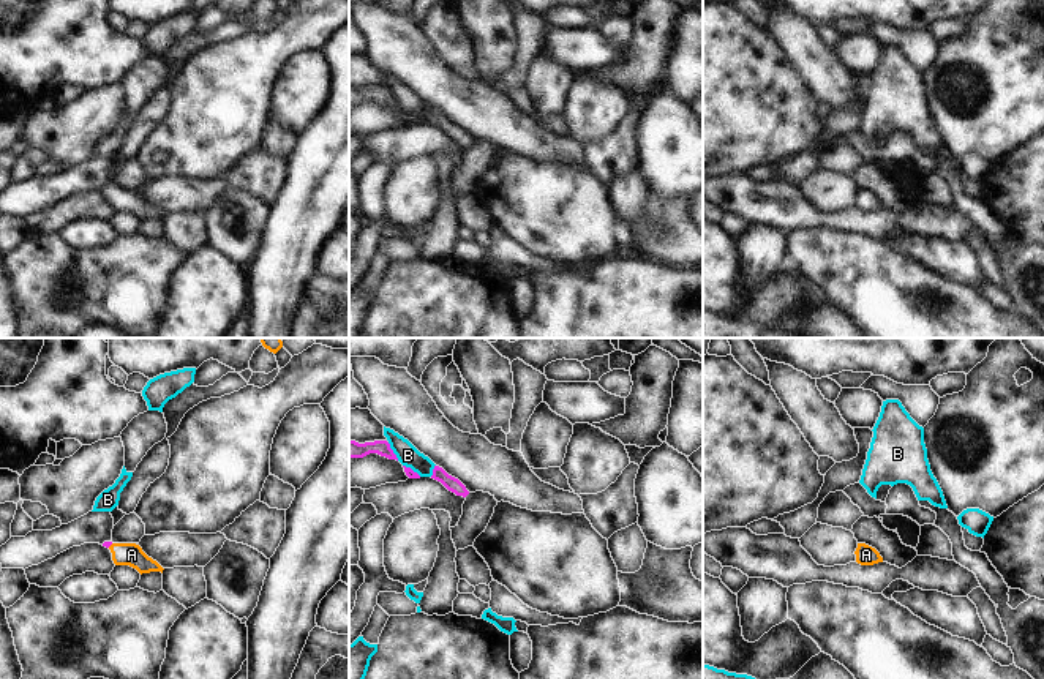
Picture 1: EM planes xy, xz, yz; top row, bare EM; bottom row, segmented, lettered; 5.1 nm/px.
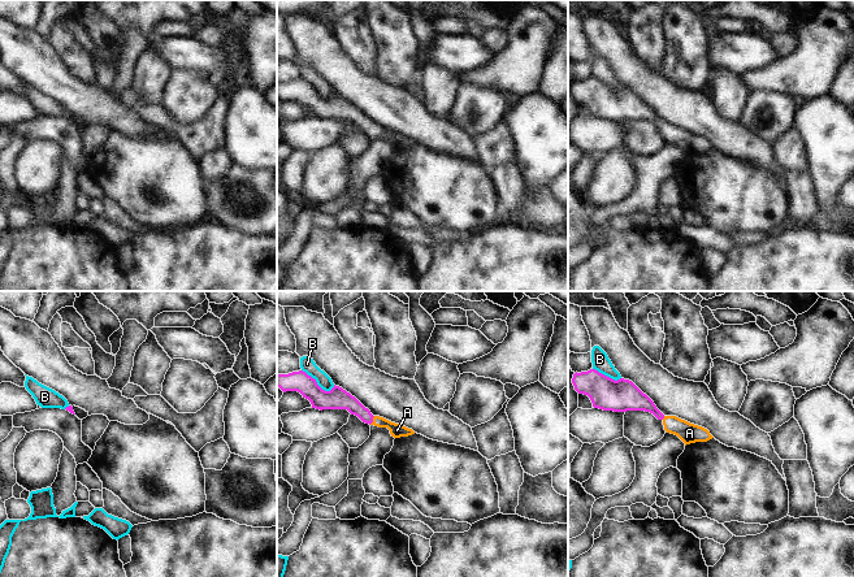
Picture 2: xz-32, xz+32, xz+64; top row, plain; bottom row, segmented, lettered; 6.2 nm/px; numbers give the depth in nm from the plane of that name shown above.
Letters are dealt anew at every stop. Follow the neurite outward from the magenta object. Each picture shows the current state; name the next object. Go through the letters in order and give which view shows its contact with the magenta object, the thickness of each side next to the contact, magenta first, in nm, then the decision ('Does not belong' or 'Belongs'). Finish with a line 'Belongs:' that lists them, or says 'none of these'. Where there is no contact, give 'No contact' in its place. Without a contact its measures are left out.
A: Touches magenta in xy. Thickness 30 nm (magenta) against 120 nm. Belongs
B: Touches magenta in xz. Thickness 100 nm (magenta) against 110 nm. Does not belong
Belongs: A

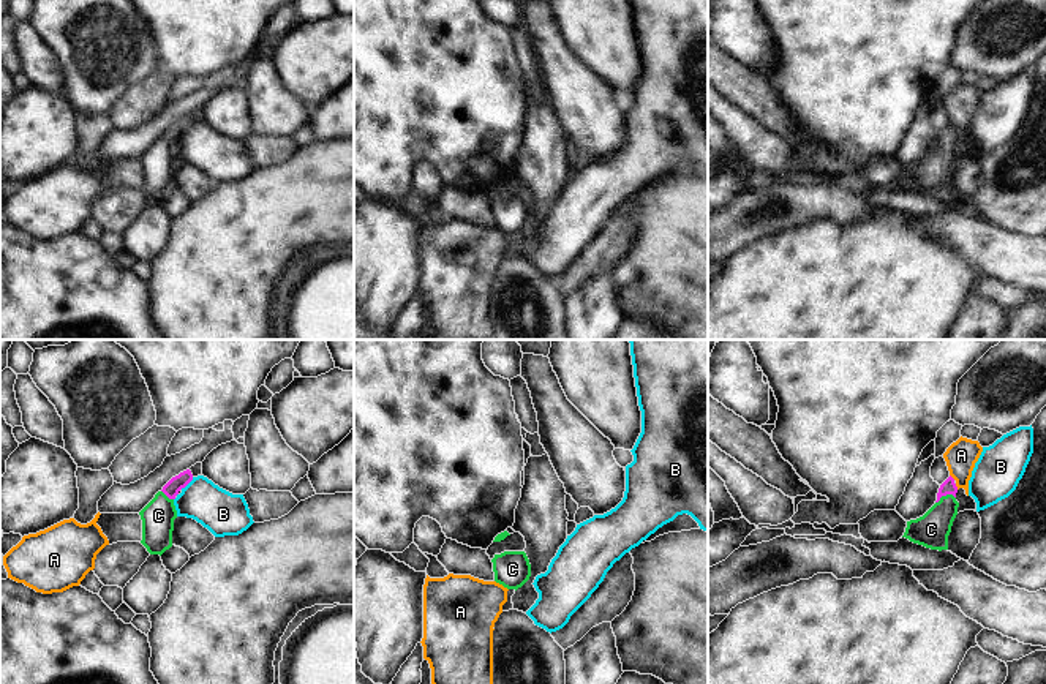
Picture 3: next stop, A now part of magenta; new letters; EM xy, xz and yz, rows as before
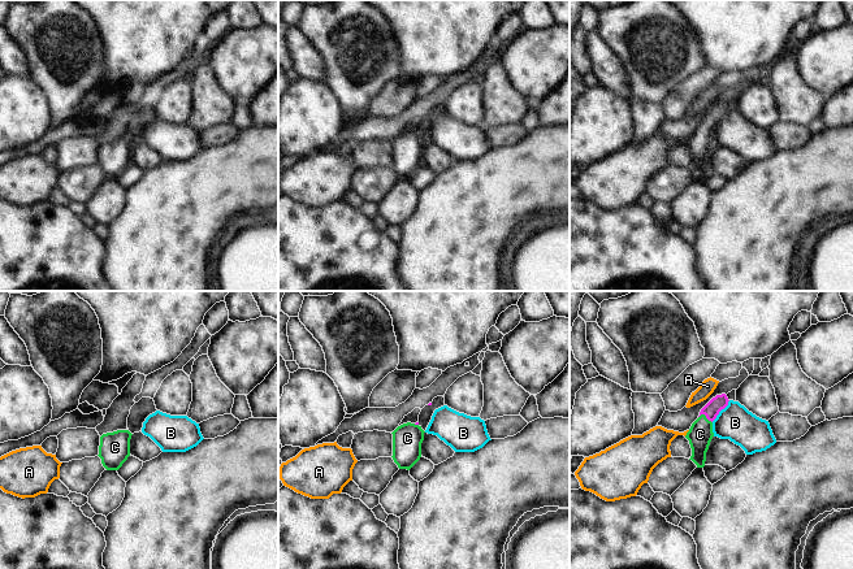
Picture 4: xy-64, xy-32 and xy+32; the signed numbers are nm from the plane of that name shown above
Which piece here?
A: Touches magenta in yz. Thickness 80 nm (magenta) against 160 nm. Does not belong
B: Touches magenta in xy. Thickness 80 nm (magenta) against 220 nm. Does not belong
C: Touches magenta in yz. Thickness 80 nm (magenta) against 170 nm. Belongs
Belongs: C

